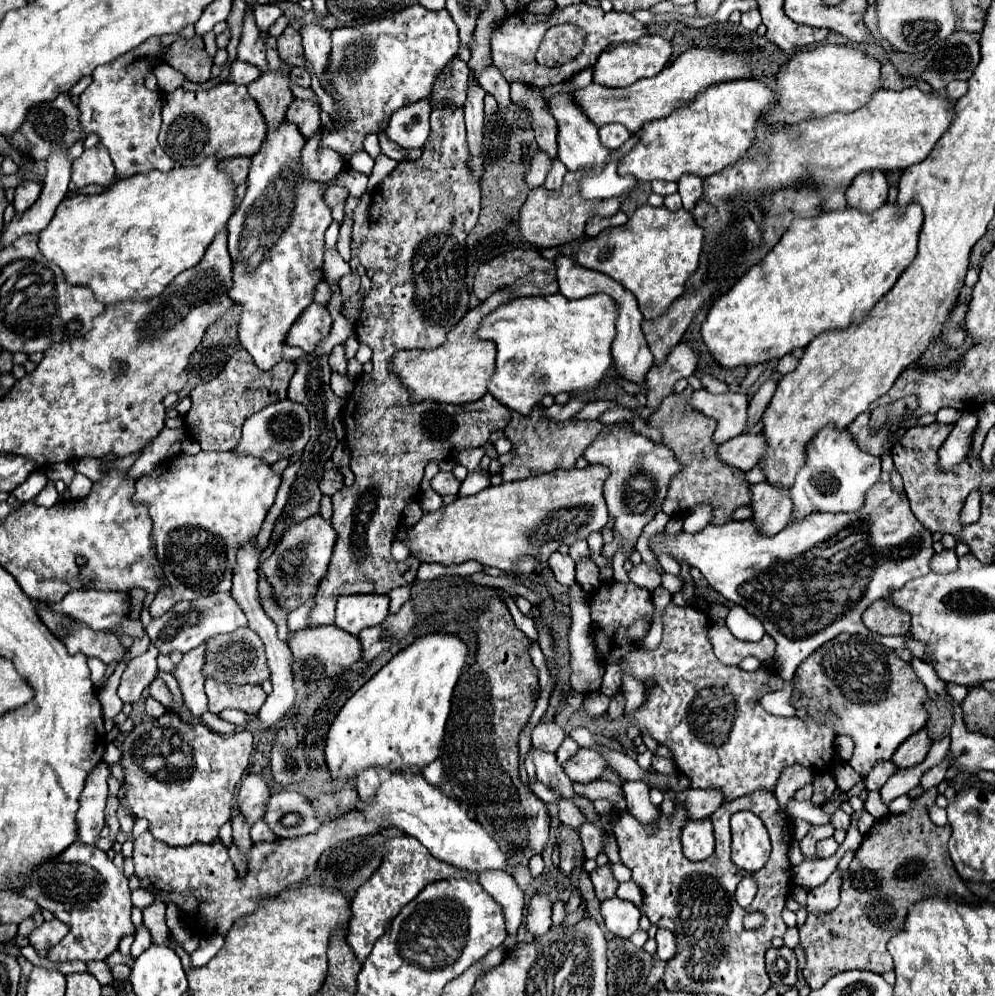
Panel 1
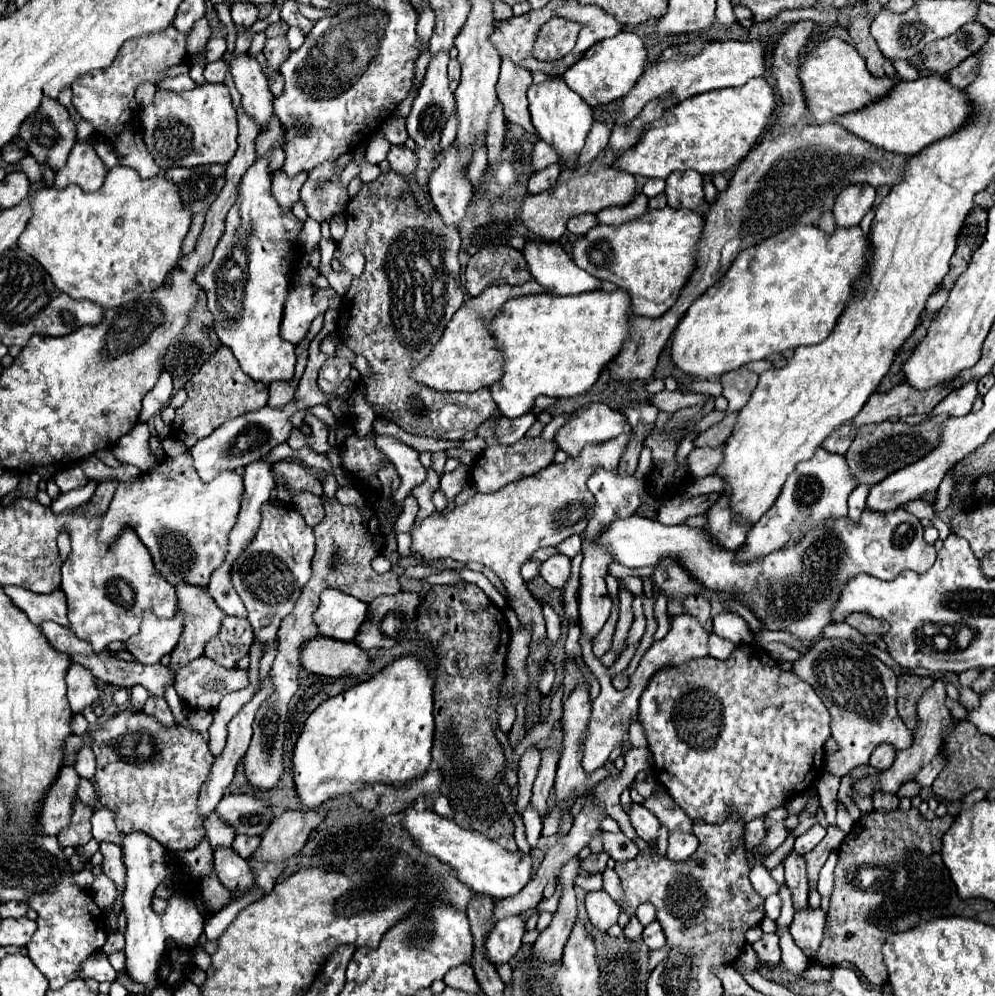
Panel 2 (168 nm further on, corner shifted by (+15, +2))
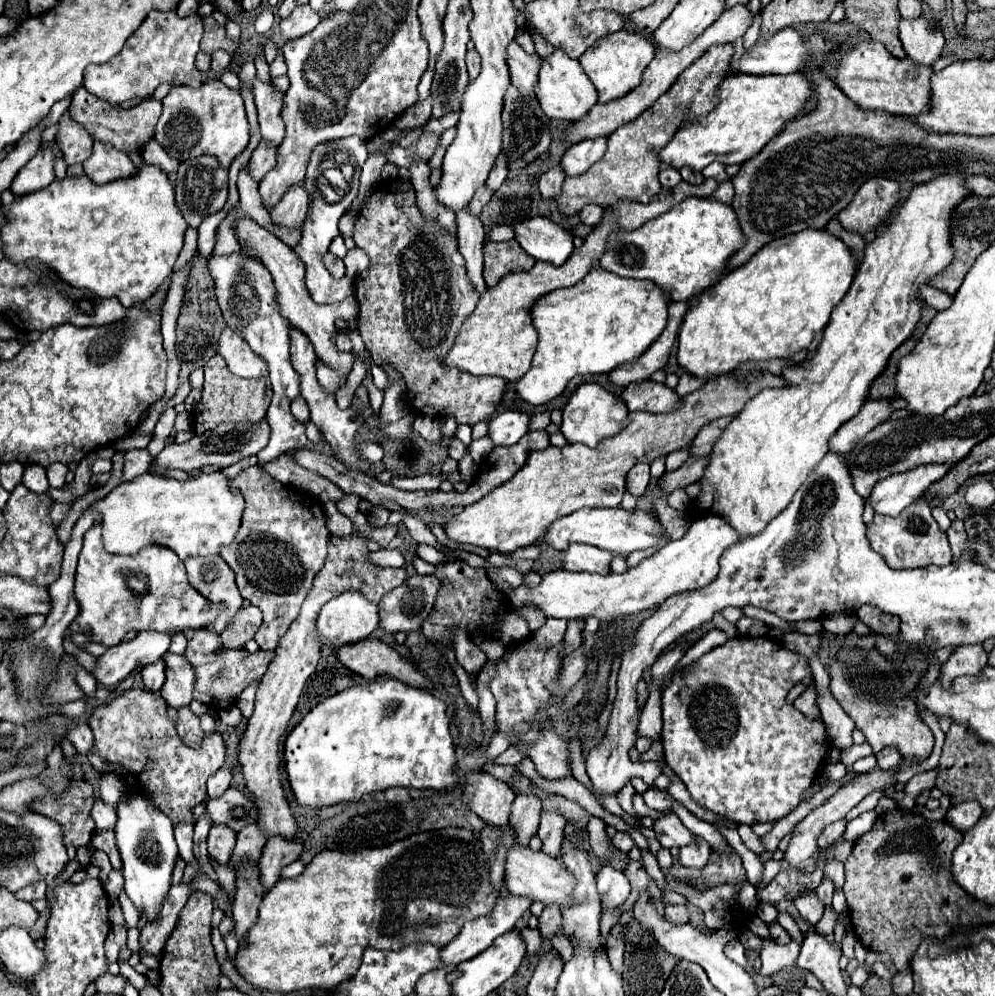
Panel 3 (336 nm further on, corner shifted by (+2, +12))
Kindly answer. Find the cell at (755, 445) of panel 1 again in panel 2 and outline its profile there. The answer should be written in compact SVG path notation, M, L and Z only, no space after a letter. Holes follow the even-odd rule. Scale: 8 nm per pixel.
M724 445L718 447L704 447L704 449L694 449L688 455L688 465L690 465L690 475L692 477L706 477L714 475L724 459Z

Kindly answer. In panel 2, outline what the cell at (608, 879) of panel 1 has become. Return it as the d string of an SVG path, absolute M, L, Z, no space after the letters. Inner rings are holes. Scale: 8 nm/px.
M602 851L602 853L590 853L584 861L580 861L580 867L582 867L586 873L590 873L590 875L594 875L594 873L604 873L608 857L610 857L610 855L608 855L606 851Z

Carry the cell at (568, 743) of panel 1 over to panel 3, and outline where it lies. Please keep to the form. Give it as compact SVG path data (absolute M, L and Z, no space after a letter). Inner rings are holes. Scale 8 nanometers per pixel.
M543 811L541 813L541 825L539 825L539 839L543 841L541 851L551 855L551 857L559 857L561 851L561 843L565 837L565 827L567 823L561 819L561 815L553 815L553 811Z

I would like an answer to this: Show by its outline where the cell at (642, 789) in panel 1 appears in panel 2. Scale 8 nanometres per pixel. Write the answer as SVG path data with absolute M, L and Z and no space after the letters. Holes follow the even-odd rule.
M630 803L628 807L628 817L630 817L630 823L632 827L636 829L636 835L648 843L654 843L656 837L658 837L658 827L660 827L660 821L640 803Z

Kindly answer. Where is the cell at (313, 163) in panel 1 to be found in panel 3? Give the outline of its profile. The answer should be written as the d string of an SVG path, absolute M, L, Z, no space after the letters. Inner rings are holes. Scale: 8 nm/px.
M299 183L297 187L293 187L285 193L285 199L281 199L281 203L277 207L273 207L271 219L279 227L299 229L301 223L305 221L307 207L309 207L309 197L305 195L303 183Z

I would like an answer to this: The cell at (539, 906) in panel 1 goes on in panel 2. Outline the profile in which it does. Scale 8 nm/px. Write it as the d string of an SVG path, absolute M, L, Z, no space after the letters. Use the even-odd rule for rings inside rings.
M512 915L512 917L500 919L486 941L488 959L494 965L508 963L520 949L524 933L526 933L526 921L522 915Z

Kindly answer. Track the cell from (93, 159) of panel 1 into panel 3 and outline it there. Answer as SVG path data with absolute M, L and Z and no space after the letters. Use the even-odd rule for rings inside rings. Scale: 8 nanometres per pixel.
M97 141L93 145L93 155L83 163L83 167L85 167L85 175L97 185L131 177L137 171L129 155L117 153L117 149L109 147L109 143L105 145Z

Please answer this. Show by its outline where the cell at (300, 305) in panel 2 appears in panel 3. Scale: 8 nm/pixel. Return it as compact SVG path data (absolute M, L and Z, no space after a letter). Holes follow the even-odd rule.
M359 137L327 141L323 145L317 145L311 153L311 161L307 165L307 175L303 181L303 187L309 193L311 203L309 203L307 219L301 227L301 239L293 251L305 263L305 269L307 269L305 283L307 283L307 289L315 303L323 303L323 305L337 303L337 301L343 301L345 297L353 295L353 279L349 279L347 275L341 277L339 281L333 279L323 265L323 255L329 249L331 241L339 235L337 223L339 223L341 215L347 213L347 207L357 197L359 173L361 173L361 165L365 163L367 157L369 157L369 151L365 147L365 141Z

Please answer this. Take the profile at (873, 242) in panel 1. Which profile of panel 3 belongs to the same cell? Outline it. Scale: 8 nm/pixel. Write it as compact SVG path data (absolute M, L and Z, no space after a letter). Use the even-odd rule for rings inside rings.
M805 229L797 235L785 235L767 243L745 265L733 269L719 283L705 289L697 297L697 305L689 307L677 337L677 363L689 375L707 379L735 371L745 361L793 357L813 341L815 333L825 329L831 311L849 291L855 269L849 247L825 229Z

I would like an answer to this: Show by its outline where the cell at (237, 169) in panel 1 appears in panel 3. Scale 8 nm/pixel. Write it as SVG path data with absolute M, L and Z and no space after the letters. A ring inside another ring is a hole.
M211 155L183 161L175 179L175 199L189 227L199 227L205 217L221 211L227 201L227 169L221 167Z

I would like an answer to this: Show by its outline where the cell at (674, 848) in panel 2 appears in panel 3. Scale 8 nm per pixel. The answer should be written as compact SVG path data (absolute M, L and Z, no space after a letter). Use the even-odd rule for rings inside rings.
M697 837L697 843L691 843L689 847L681 847L679 853L679 863L683 867L693 867L693 869L703 869L709 861L711 855L711 847L707 841L703 841L701 837Z

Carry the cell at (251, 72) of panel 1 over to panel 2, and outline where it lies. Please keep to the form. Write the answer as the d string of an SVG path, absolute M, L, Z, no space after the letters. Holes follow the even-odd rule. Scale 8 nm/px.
M218 59L214 63L208 63L206 69L204 69L204 79L208 83L222 83L226 79L226 71L228 71L228 65L224 59Z

